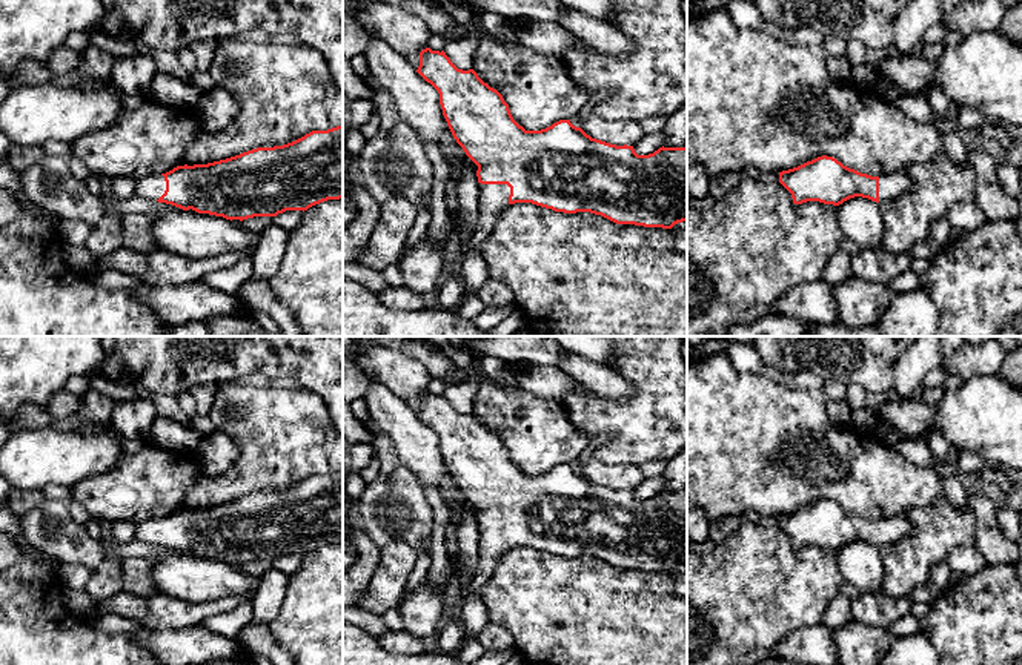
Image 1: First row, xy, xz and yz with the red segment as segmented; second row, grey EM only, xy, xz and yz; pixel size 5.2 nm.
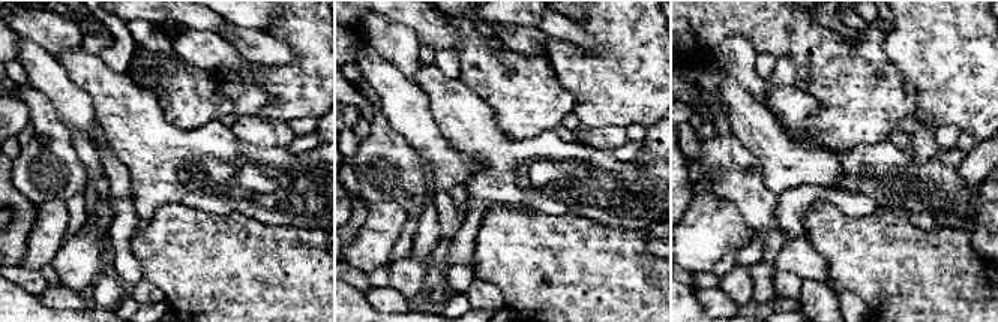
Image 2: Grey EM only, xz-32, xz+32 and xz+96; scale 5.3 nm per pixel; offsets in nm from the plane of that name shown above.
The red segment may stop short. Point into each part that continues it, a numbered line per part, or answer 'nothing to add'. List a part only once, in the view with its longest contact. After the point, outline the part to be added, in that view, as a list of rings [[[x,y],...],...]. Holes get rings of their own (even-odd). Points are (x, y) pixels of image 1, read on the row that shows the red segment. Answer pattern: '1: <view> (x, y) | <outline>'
1: xz (492, 198) | [[[478,184],[479,220],[472,233],[472,250],[481,255],[481,244],[493,229],[499,213],[509,206],[507,184]]]

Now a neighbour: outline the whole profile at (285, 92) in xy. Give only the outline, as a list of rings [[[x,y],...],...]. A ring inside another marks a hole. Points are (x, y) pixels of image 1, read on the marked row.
[[[226,38],[217,43],[209,72],[215,86],[238,98],[241,109],[223,131],[200,135],[189,146],[180,166],[207,164],[257,147],[283,146],[312,131],[327,131],[343,124],[343,94],[324,57],[309,46]]]

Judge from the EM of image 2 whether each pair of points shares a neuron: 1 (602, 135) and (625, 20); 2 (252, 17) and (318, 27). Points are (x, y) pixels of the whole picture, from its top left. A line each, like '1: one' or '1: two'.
1: two
2: two

